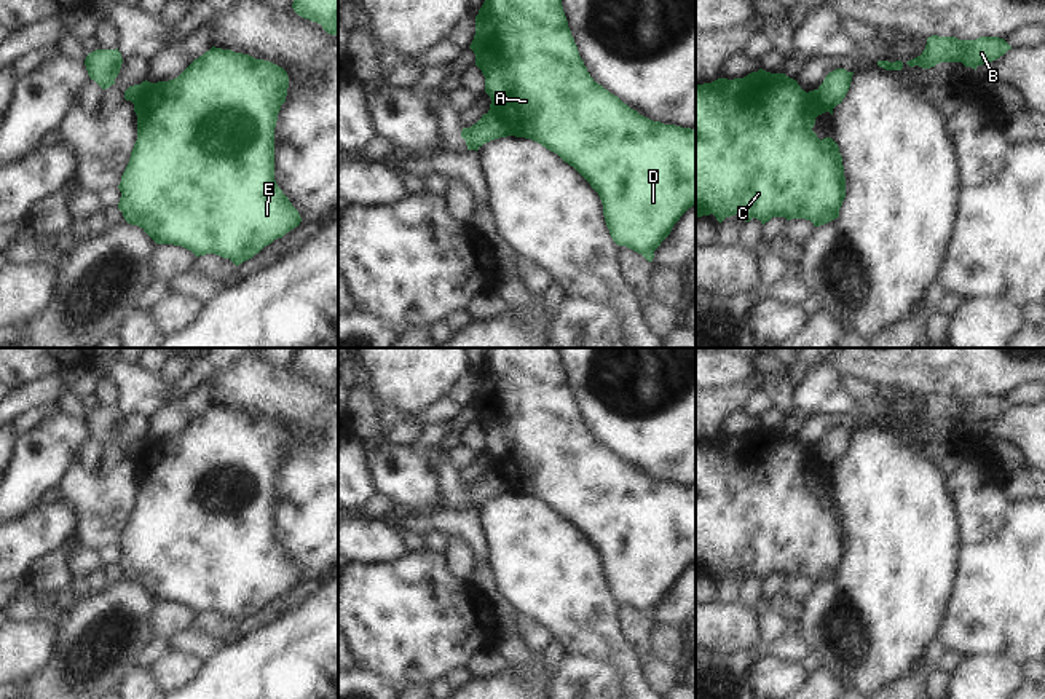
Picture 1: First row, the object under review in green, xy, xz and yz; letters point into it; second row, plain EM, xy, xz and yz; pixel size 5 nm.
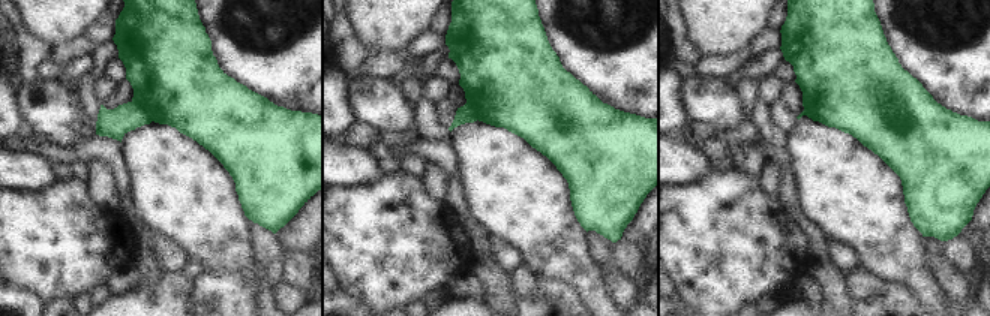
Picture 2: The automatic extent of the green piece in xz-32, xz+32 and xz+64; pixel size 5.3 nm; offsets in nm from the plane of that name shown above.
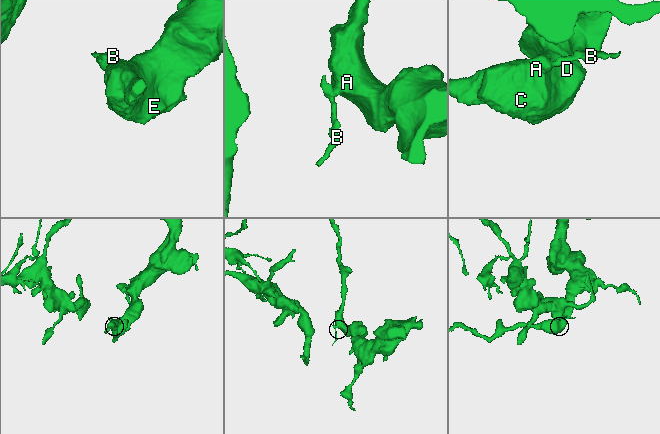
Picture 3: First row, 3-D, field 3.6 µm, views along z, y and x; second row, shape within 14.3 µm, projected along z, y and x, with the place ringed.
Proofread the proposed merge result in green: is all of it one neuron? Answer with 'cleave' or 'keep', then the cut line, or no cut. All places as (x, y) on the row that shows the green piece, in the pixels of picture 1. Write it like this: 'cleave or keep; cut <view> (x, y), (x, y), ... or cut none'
cleave; cut xz (488, 110), (511, 134)

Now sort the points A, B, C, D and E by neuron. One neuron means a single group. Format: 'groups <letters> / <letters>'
groups A C D E / B

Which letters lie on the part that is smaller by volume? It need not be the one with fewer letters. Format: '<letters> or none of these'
B

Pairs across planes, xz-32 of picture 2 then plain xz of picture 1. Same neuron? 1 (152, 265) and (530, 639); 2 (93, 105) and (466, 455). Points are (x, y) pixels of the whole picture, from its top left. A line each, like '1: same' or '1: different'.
1: different
2: different

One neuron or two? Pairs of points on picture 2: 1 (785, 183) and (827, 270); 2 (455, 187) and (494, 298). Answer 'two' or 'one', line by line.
1: one
2: one

